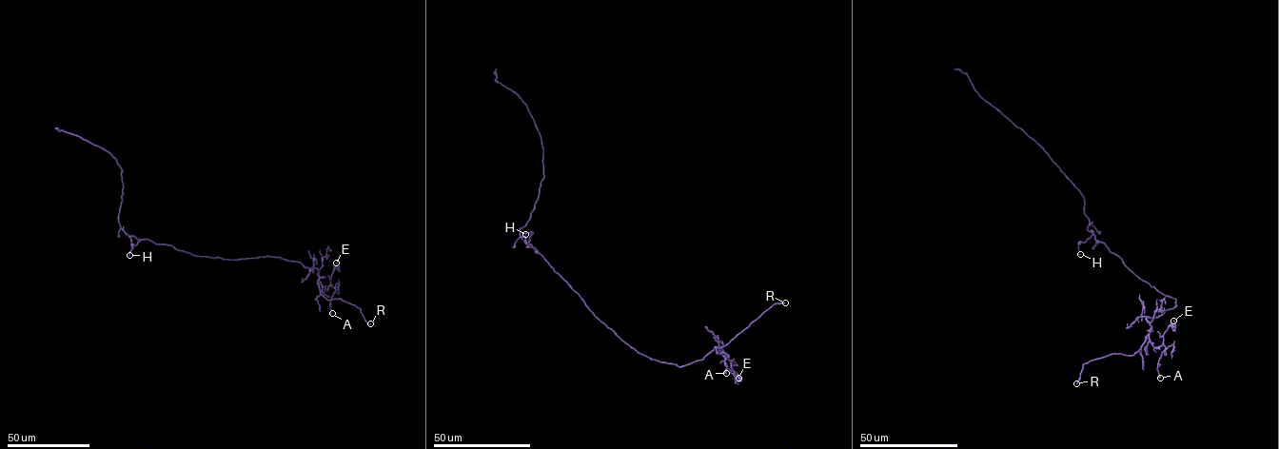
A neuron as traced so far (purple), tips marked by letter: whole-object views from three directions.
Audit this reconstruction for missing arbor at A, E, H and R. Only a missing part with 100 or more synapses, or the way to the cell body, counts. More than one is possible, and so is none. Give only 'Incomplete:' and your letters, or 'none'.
Incomplete: R

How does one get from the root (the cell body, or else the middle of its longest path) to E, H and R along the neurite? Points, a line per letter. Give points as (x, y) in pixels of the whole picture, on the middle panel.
E: (574, 291), (596, 317), (640, 353), (681, 367), (721, 346), (725, 365), (739, 380), (738, 378)
H: (574, 291), (528, 243), (531, 231), (525, 234)
R: (574, 291), (639, 352), (679, 367), (719, 346), (720, 354), (775, 303), (785, 302)

